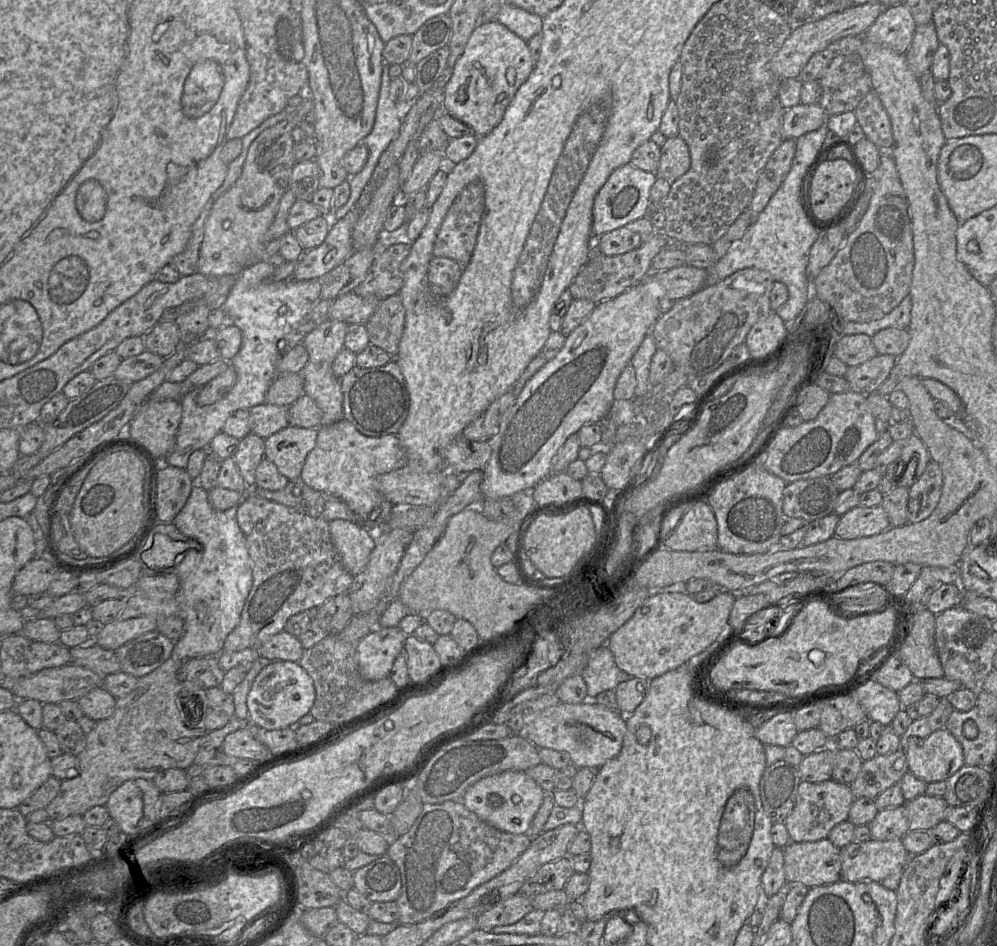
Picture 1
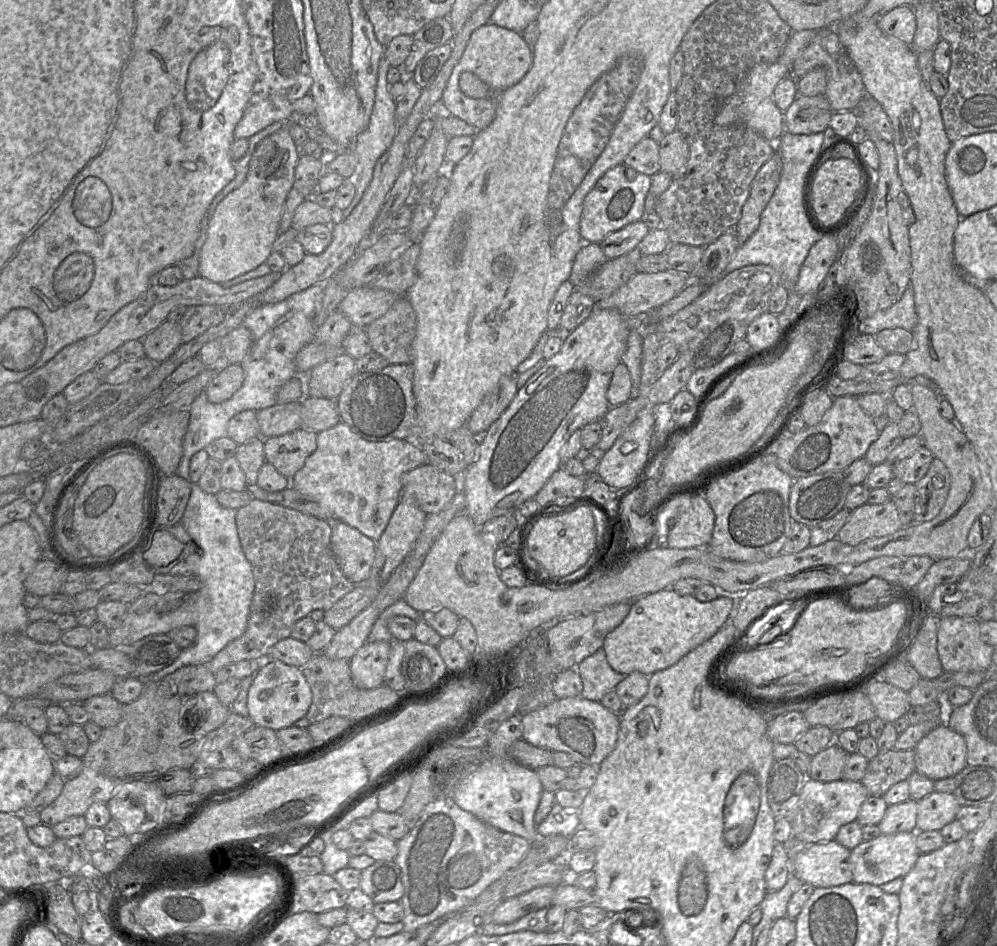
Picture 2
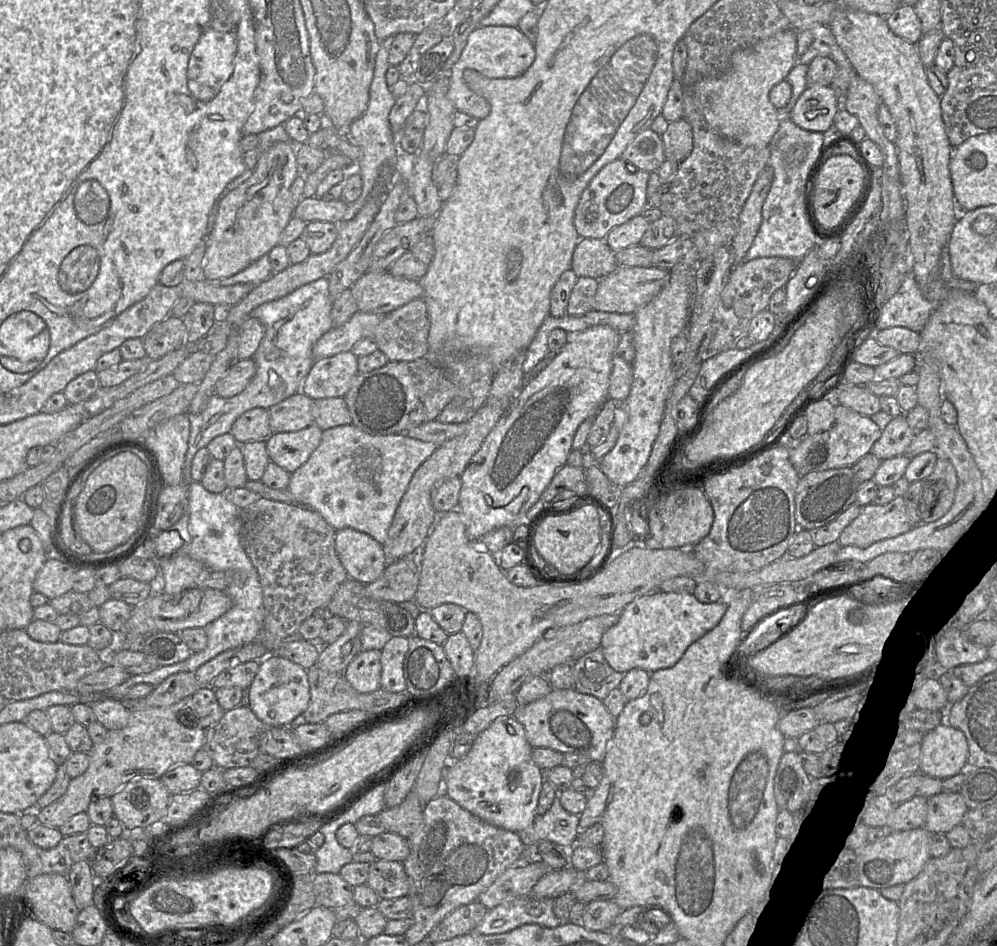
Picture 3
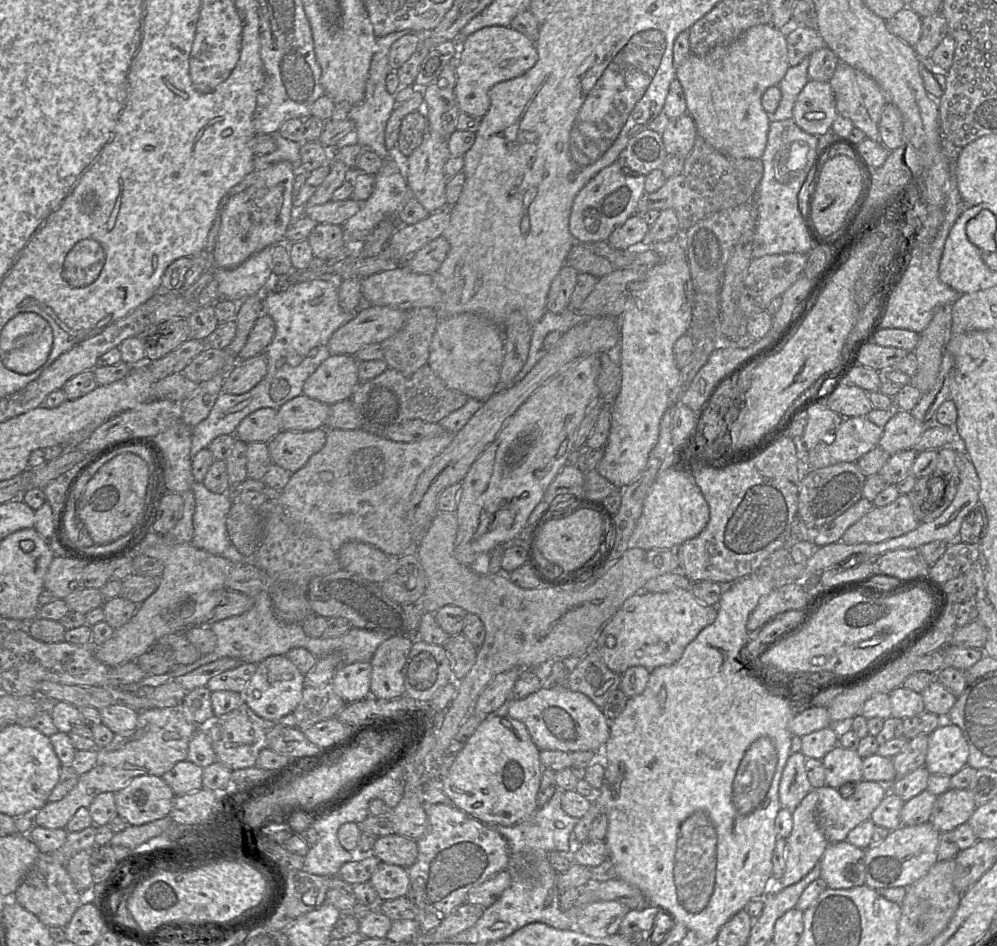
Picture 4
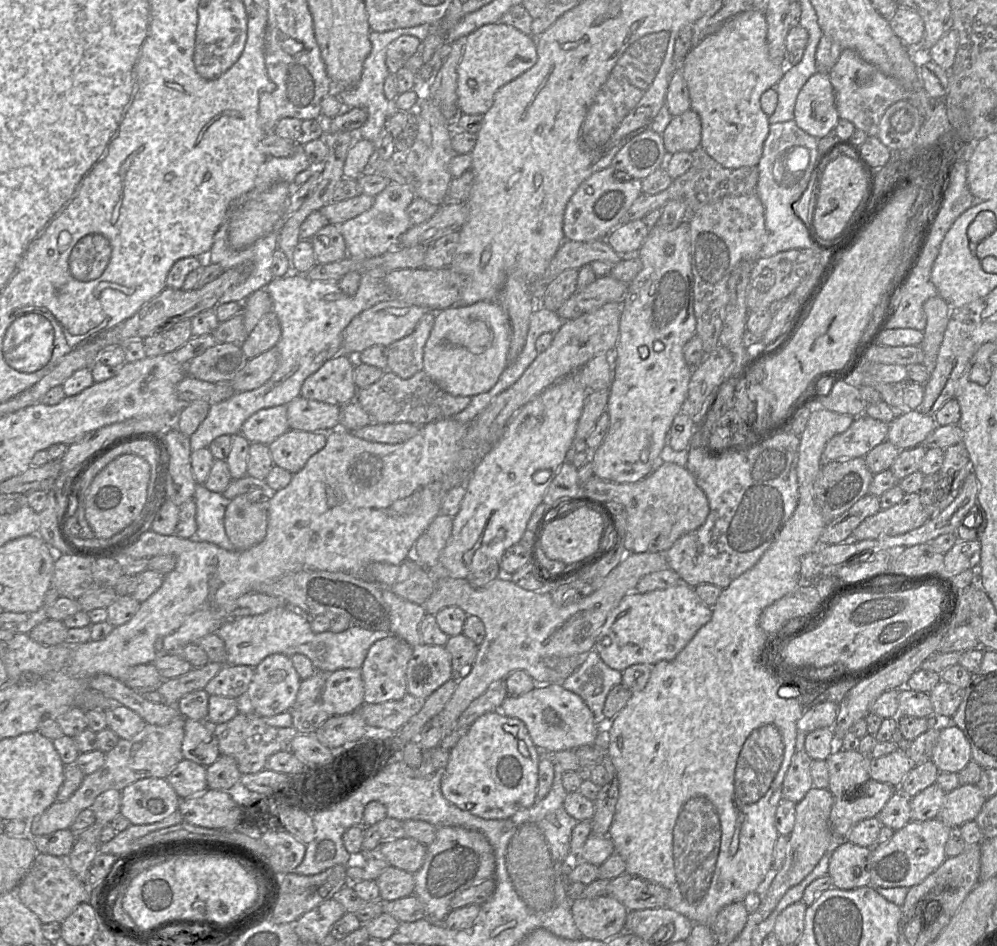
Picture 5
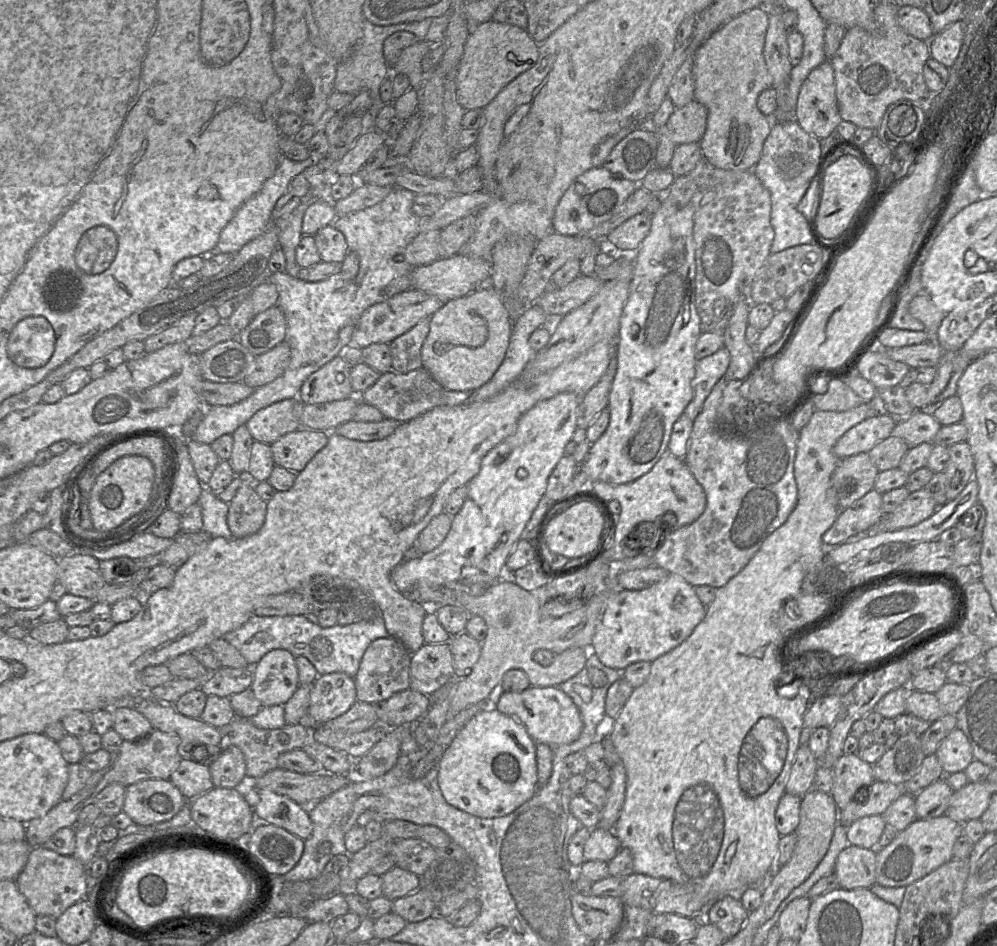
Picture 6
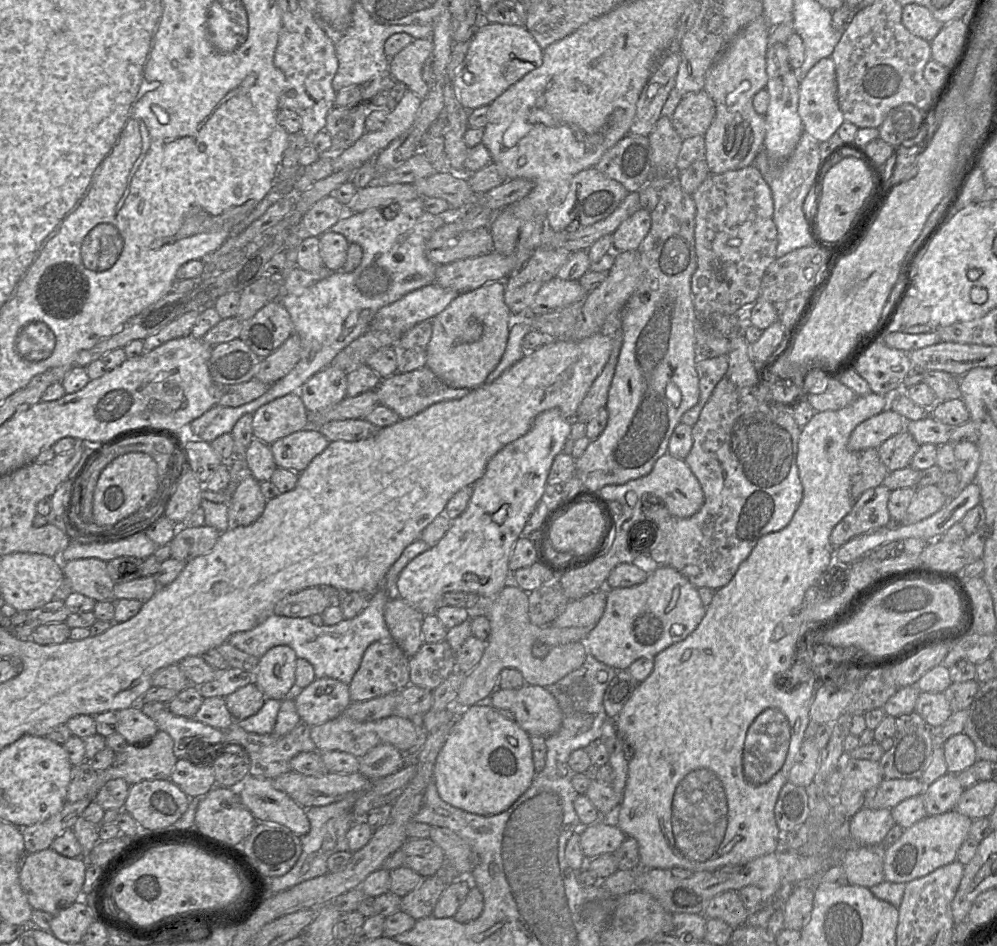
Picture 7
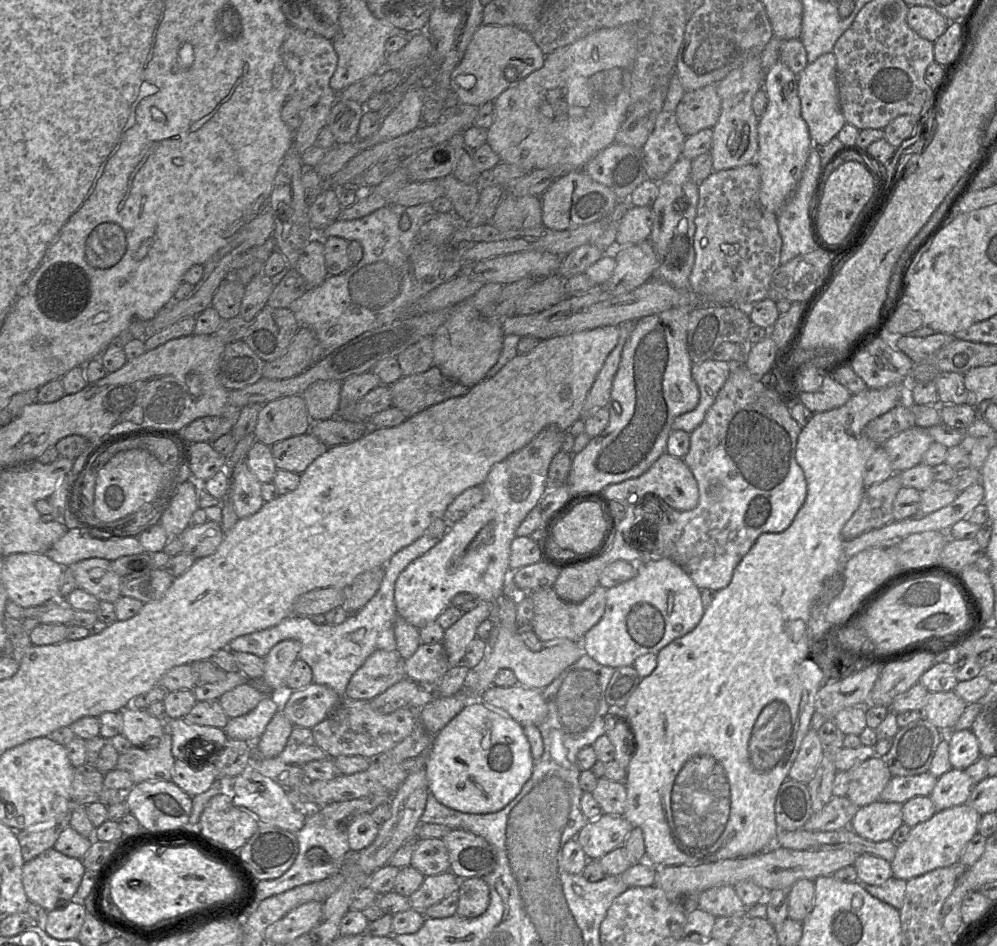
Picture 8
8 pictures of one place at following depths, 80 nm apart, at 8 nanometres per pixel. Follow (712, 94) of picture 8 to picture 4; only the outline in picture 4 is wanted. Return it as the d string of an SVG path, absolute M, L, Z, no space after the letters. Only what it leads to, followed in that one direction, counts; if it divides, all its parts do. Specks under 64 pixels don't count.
M689 113L677 118L669 118L668 125L662 133L667 156L687 157L697 137L697 128Z

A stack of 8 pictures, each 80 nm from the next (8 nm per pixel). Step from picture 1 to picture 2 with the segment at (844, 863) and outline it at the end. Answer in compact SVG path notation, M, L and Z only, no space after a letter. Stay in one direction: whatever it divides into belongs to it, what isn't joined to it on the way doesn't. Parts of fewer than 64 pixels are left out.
M900 832L883 835L870 840L863 841L850 850L850 864L853 873L853 882L868 883L881 886L898 877L904 877L914 867L920 856L916 844L917 832Z

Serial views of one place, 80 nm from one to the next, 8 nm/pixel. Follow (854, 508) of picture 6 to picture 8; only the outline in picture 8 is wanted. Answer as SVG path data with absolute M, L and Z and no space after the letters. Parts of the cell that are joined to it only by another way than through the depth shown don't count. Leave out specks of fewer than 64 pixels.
M898 474L866 488L859 507L841 530L842 539L849 541L894 521L893 502L901 488Z

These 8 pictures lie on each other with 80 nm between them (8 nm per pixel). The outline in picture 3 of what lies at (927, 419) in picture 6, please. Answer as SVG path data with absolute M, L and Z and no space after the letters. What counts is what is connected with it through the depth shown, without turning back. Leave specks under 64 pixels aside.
M902 413L893 417L882 430L880 438L871 448L871 453L881 460L906 454L916 434L917 432L908 425L905 414Z

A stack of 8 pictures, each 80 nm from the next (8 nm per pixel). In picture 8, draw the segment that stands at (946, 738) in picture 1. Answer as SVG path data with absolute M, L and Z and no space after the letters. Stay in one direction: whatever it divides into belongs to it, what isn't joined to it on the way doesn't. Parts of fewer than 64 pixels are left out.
M971 729L944 732L948 735L952 768L965 770L981 756L978 739Z

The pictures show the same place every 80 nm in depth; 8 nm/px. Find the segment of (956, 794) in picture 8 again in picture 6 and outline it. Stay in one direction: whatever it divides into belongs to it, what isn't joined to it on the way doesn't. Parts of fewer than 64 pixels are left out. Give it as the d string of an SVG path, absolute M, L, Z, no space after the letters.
M938 779L915 796L915 811L918 819L945 815L953 790L944 779Z

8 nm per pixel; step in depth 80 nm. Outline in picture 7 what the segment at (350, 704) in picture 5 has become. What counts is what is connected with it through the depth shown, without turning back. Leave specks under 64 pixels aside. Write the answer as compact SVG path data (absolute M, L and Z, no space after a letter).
M316 678L304 689L295 690L294 701L301 722L310 727L337 718L351 703L349 686L332 678Z

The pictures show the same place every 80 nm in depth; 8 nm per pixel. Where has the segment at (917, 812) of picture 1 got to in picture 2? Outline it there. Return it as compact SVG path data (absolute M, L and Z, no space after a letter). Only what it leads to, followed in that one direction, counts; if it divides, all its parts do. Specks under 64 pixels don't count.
M932 792L918 801L916 831L940 831L956 819L960 807L953 793Z

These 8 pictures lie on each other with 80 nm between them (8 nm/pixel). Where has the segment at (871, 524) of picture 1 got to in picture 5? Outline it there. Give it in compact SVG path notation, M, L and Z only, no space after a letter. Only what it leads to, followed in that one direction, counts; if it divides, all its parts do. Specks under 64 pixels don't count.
M907 493L898 504L867 517L852 532L852 536L856 540L897 536L919 528L929 518L920 502L919 494Z

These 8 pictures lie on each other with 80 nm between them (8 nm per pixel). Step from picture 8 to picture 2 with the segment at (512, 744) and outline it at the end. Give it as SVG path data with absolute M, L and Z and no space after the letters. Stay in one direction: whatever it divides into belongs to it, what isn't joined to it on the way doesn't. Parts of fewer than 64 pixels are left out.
M514 715L503 721L488 739L490 758L466 775L455 787L451 799L484 823L503 832L518 835L528 841L536 836L534 815L538 807L542 784L536 771L517 763L508 755L508 747L522 738L521 717Z

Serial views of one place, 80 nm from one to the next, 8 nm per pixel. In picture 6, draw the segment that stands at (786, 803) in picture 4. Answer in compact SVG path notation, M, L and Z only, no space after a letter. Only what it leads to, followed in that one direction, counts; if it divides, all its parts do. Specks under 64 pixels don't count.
M800 745L787 779L785 792L802 797L814 788L814 778L819 764L820 761L812 754L808 745Z

